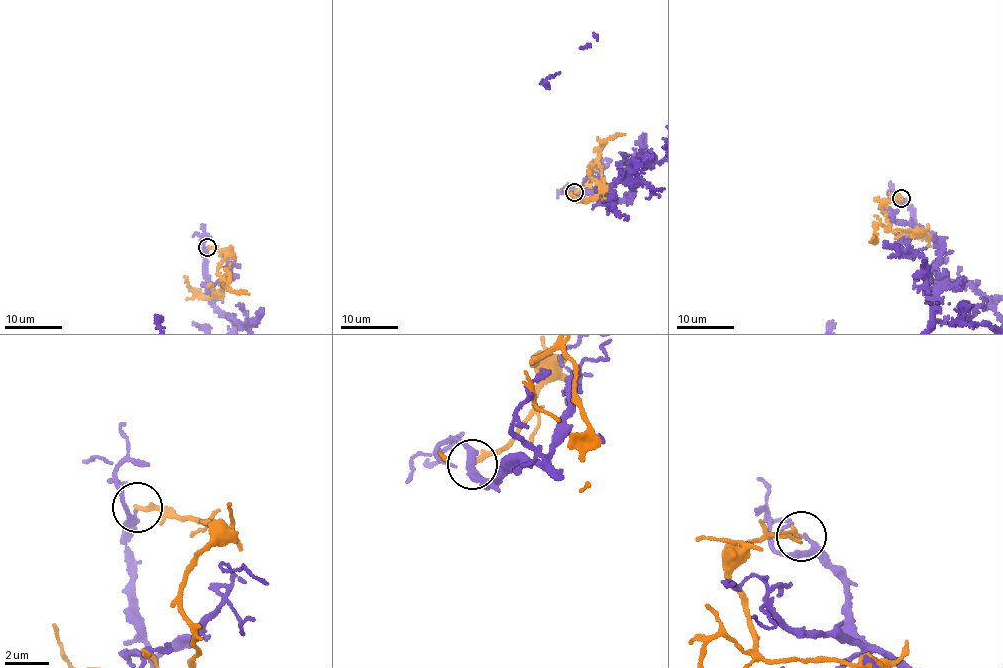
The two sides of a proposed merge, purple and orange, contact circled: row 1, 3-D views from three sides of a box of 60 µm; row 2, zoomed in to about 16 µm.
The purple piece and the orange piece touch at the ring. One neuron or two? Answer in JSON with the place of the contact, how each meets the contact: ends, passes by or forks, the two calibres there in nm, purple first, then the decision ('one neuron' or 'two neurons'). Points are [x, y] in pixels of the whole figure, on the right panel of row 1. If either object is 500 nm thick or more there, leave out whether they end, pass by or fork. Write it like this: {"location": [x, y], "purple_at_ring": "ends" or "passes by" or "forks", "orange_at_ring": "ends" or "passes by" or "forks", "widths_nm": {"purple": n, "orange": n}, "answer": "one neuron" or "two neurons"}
{"location": [901, 198], "purple_at_ring": "passes by", "orange_at_ring": "ends", "widths_nm": {"purple": 200, "orange": 220}, "answer": "two neurons"}

